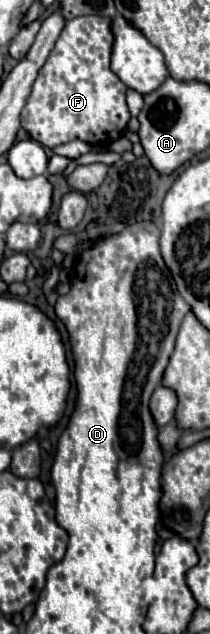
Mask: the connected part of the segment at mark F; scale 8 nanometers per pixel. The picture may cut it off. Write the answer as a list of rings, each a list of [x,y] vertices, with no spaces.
[[[73,18],[65,24],[21,112],[21,128],[29,132],[35,142],[47,148],[71,140],[83,140],[91,146],[109,146],[125,134],[131,118],[125,104],[127,86],[109,68],[111,42],[109,18]]]

